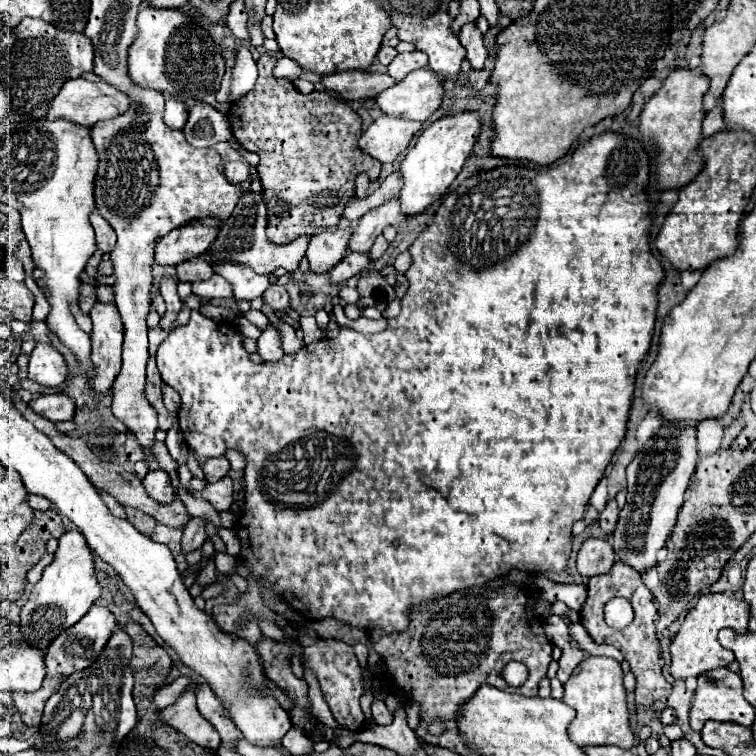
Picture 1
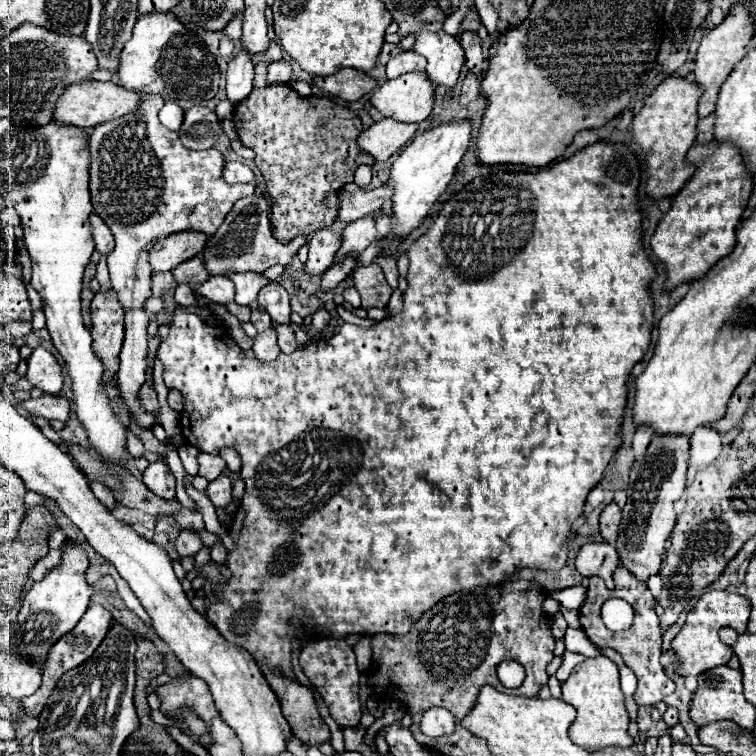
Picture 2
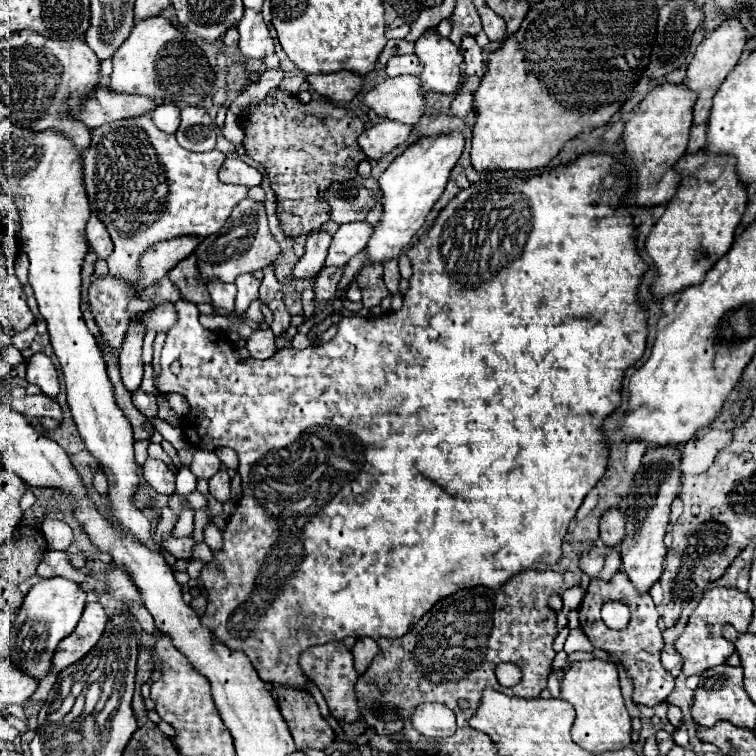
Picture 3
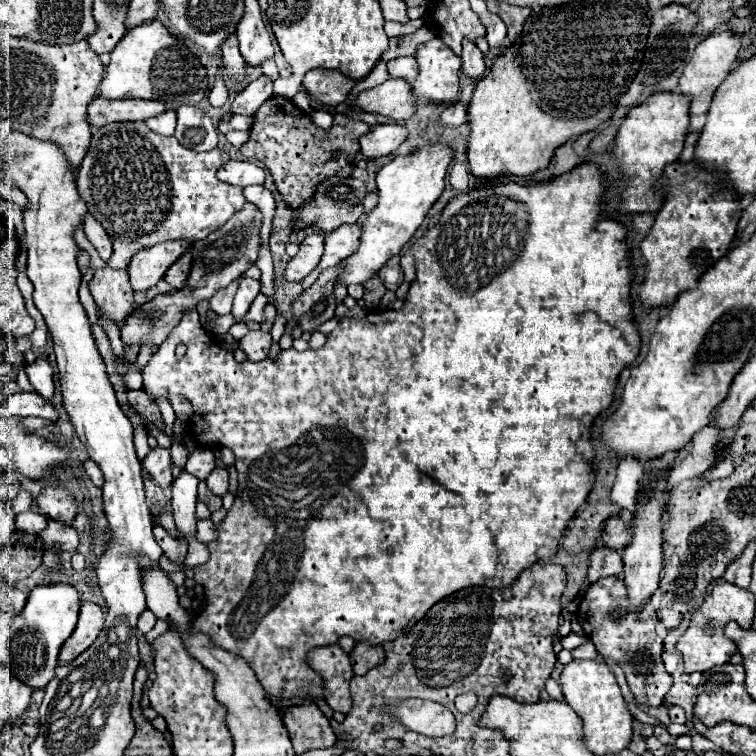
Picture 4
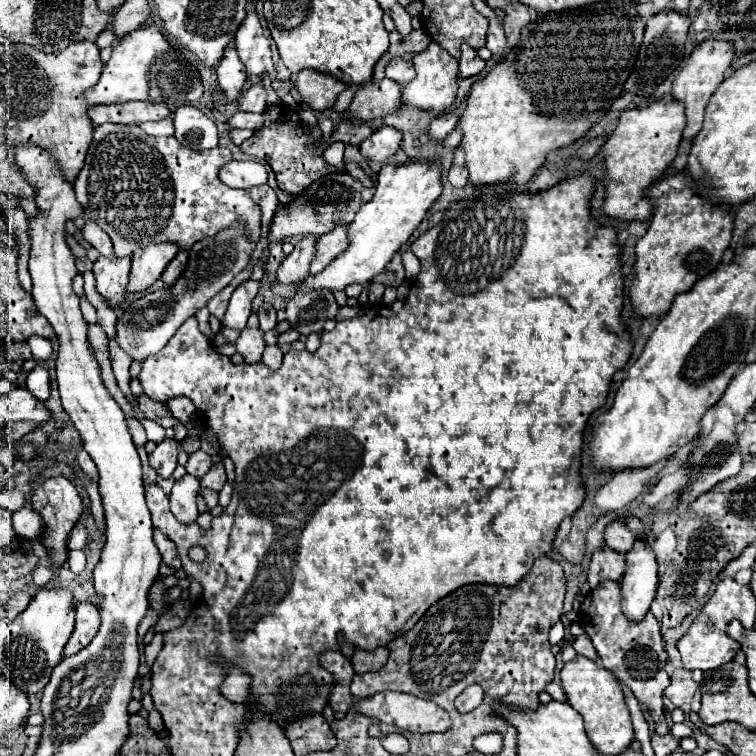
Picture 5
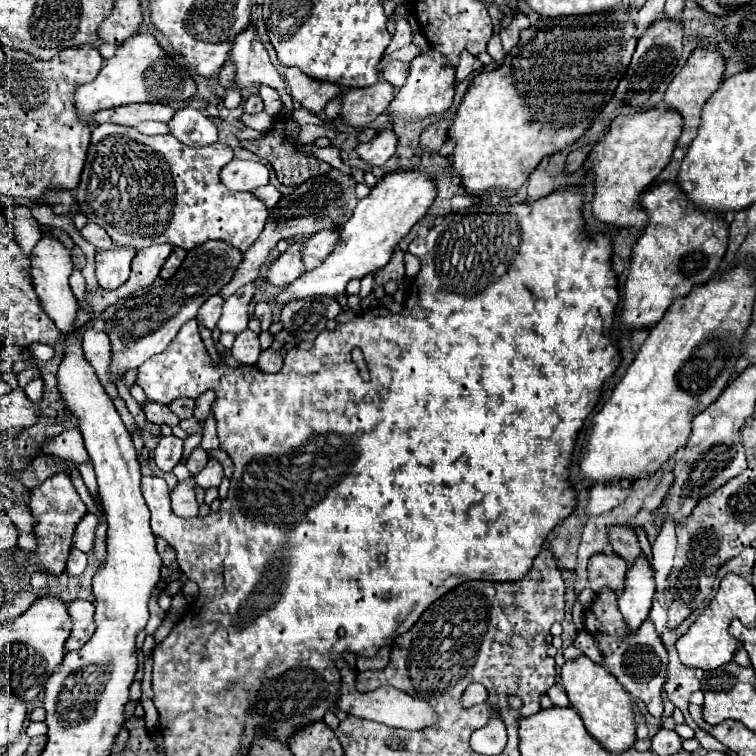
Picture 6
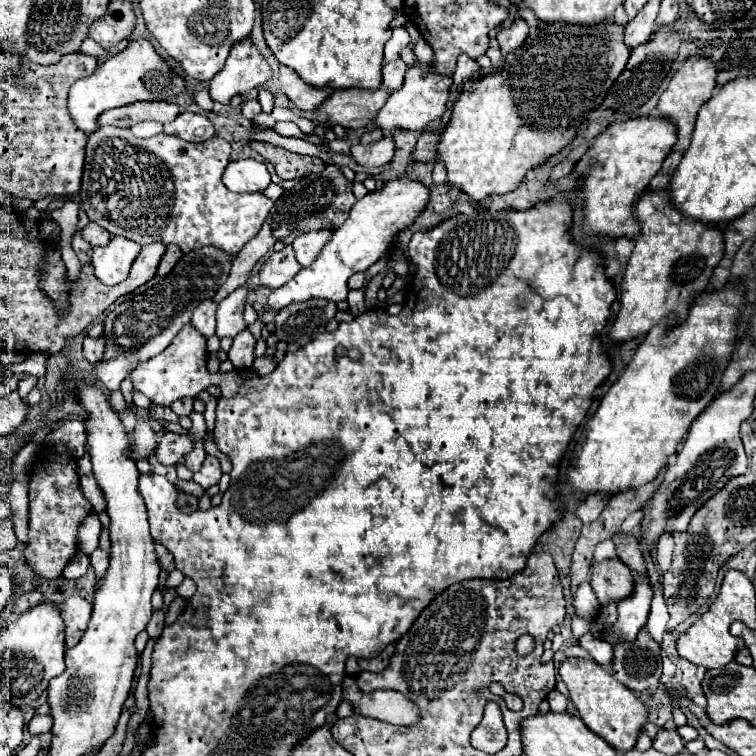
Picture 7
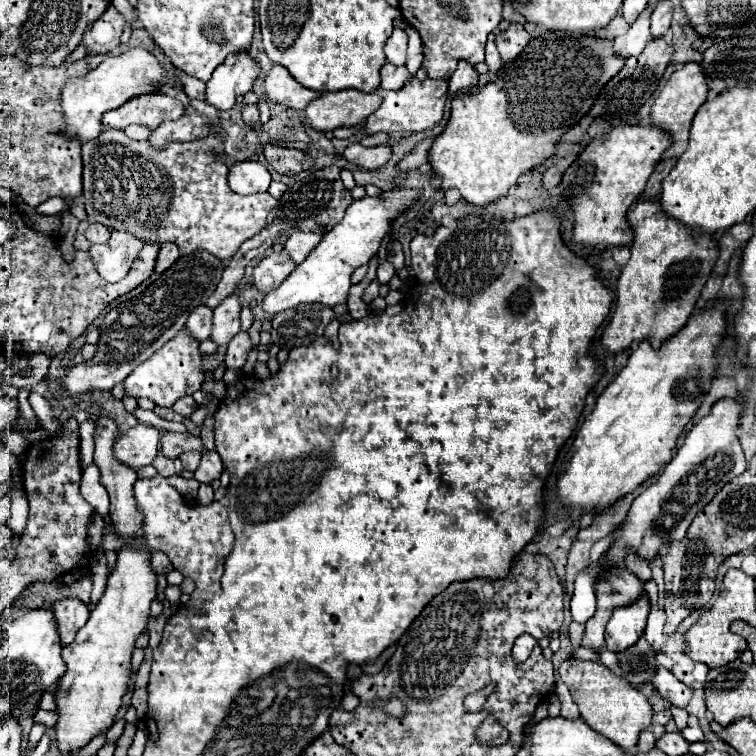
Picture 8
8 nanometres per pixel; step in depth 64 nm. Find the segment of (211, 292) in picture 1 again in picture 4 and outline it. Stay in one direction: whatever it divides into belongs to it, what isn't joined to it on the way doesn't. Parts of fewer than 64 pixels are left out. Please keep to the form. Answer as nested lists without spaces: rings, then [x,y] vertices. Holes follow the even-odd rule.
[[[239,278],[234,280],[232,284],[228,284],[228,288],[222,288],[220,292],[216,292],[216,296],[212,296],[212,300],[210,300],[210,308],[212,308],[218,316],[226,316],[226,314],[230,314],[232,298],[234,298],[234,294],[236,294],[238,284]]]

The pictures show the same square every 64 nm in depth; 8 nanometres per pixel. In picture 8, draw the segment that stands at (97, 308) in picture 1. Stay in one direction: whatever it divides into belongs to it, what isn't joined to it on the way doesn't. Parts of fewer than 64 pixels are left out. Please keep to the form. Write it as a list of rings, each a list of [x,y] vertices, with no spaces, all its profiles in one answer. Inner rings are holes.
[[[112,230],[108,242],[90,246],[90,256],[104,280],[118,282],[128,274],[142,246],[144,242],[128,230]]]

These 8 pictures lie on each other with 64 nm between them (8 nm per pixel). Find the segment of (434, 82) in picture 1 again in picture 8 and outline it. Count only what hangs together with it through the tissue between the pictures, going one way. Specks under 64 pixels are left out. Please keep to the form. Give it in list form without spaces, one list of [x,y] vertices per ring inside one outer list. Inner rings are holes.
[[[358,90],[328,92],[304,108],[304,118],[316,132],[332,132],[340,126],[354,126],[366,120],[378,106],[382,94],[362,94]]]

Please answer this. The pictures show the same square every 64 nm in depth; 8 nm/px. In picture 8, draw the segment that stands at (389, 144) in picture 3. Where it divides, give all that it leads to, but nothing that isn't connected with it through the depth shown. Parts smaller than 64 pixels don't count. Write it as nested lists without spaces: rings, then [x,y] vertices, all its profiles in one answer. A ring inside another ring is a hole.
[[[350,144],[344,150],[344,158],[362,170],[376,170],[376,168],[384,166],[390,160],[390,154],[392,154],[392,148],[388,148],[388,146],[364,148],[360,144]]]

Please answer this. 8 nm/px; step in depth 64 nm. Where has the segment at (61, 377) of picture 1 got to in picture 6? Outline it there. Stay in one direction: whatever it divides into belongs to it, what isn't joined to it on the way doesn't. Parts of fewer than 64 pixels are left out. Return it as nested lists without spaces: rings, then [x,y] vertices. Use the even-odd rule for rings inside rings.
[[[38,378],[38,380],[30,382],[30,384],[24,388],[24,392],[26,392],[26,396],[28,396],[30,402],[40,402],[42,392],[44,392],[44,384],[42,384],[42,380]]]

